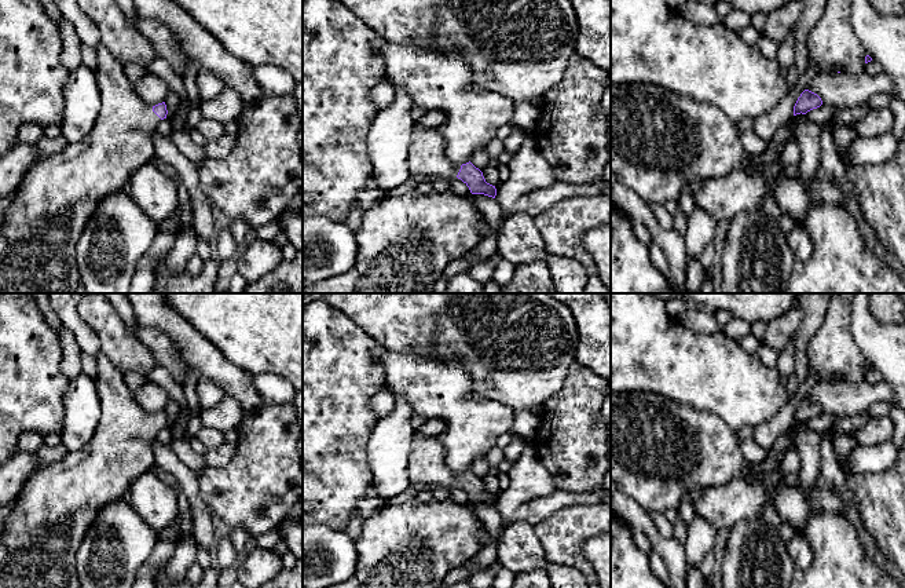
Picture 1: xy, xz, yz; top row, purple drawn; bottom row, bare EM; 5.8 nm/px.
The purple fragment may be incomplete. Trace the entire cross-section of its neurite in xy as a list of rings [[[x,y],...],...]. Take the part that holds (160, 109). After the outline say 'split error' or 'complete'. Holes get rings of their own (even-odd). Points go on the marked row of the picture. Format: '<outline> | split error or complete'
[[[102,43],[95,52],[98,69],[94,74],[102,96],[99,116],[83,140],[69,143],[61,153],[32,165],[23,175],[0,224],[0,293],[76,293],[80,285],[77,242],[95,208],[106,196],[127,190],[133,172],[155,156],[151,134],[166,118],[165,102],[147,106],[136,95],[124,65]]] | split error

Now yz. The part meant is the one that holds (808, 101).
[[[805,90],[794,106],[794,116],[800,114],[800,113],[806,114],[807,112],[817,109],[821,105],[822,105],[822,101],[817,94],[809,90]]] | complete

